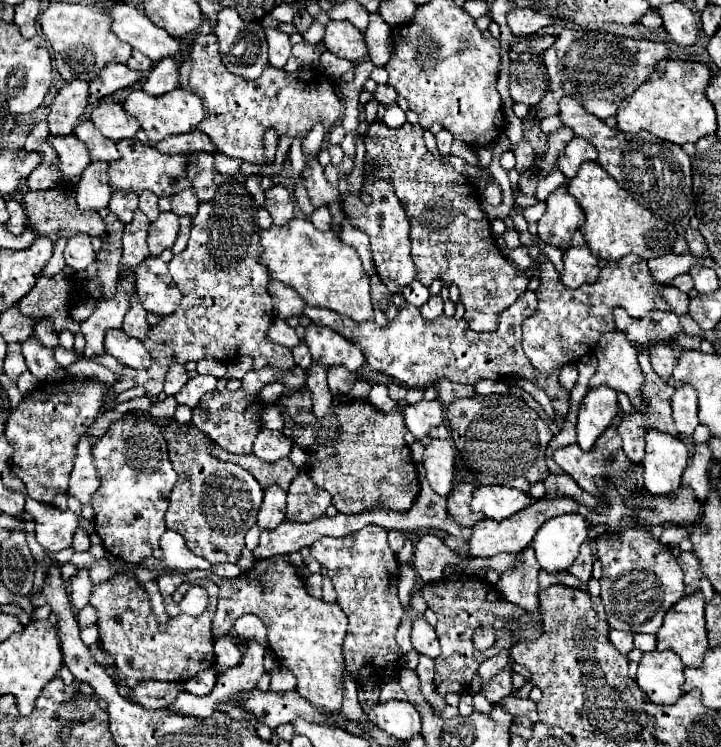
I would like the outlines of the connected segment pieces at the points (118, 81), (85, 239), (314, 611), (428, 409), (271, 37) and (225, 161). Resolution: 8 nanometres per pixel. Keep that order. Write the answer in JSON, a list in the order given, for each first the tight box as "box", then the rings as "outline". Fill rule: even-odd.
[{"box":[90,65,142,103],"outline":[[[106,65],[104,69],[100,69],[98,77],[90,83],[90,103],[96,103],[118,89],[130,87],[140,79],[142,79],[142,73],[132,71],[126,65]]]},{"box":[64,235,96,273],"outline":[[[88,235],[70,237],[66,243],[66,249],[64,249],[64,259],[66,259],[66,265],[70,265],[76,273],[84,271],[96,259],[90,237]]]},{"box":[212,557,346,711],"outline":[[[270,557],[258,561],[240,579],[218,585],[218,607],[212,619],[214,639],[232,631],[234,621],[244,613],[254,613],[268,627],[268,645],[278,661],[296,675],[296,691],[316,707],[326,711],[340,711],[342,707],[342,641],[346,637],[346,613],[336,603],[324,603],[308,595],[306,583],[296,575],[288,557]]]},{"box":[404,399,444,439],"outline":[[[422,399],[420,403],[406,405],[404,423],[406,423],[406,427],[412,431],[412,435],[416,439],[426,437],[430,429],[444,423],[444,411],[442,411],[440,401],[438,399],[434,399],[434,401]]]},{"box":[264,27,290,67],"outline":[[[266,27],[264,29],[266,33],[266,41],[268,41],[268,57],[270,57],[270,63],[274,67],[284,67],[288,57],[290,57],[290,39],[286,33],[282,33],[280,29],[274,29],[274,27]]]},{"box":[214,153,242,175],"outline":[[[224,153],[214,155],[214,169],[222,175],[236,175],[240,165],[242,165],[242,161],[236,161],[232,157],[224,157]]]}]

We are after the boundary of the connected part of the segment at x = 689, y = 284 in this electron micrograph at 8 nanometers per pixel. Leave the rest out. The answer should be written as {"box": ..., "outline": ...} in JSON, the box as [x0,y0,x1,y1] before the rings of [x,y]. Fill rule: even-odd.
{"box":[672,273,694,293],"outline":[[[682,273],[680,277],[672,279],[672,285],[678,287],[682,293],[690,293],[690,289],[694,287],[694,281],[692,281],[692,277],[688,273]]]}

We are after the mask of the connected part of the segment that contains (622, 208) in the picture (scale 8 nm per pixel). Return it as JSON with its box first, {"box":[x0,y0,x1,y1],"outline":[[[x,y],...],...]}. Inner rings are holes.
{"box":[568,161,676,261],"outline":[[[586,161],[578,169],[576,177],[568,181],[568,193],[578,201],[586,215],[586,223],[580,227],[580,231],[596,257],[618,261],[624,255],[634,253],[642,259],[652,259],[672,251],[672,241],[676,239],[674,225],[656,219],[648,209],[638,205],[638,201],[620,189],[620,185],[596,161]]]}

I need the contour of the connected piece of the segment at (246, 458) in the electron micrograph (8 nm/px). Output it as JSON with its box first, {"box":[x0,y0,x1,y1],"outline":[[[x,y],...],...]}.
{"box":[208,443,300,491],"outline":[[[208,443],[208,451],[220,461],[230,461],[230,463],[236,463],[236,465],[244,467],[260,483],[260,487],[264,491],[268,487],[272,487],[272,485],[278,485],[278,487],[282,487],[286,491],[290,481],[292,481],[292,477],[296,477],[296,473],[300,473],[300,469],[296,469],[290,463],[290,459],[280,459],[280,461],[274,461],[274,463],[266,463],[266,461],[258,459],[256,455],[252,455],[252,453],[250,455],[226,453],[216,443]]]}

